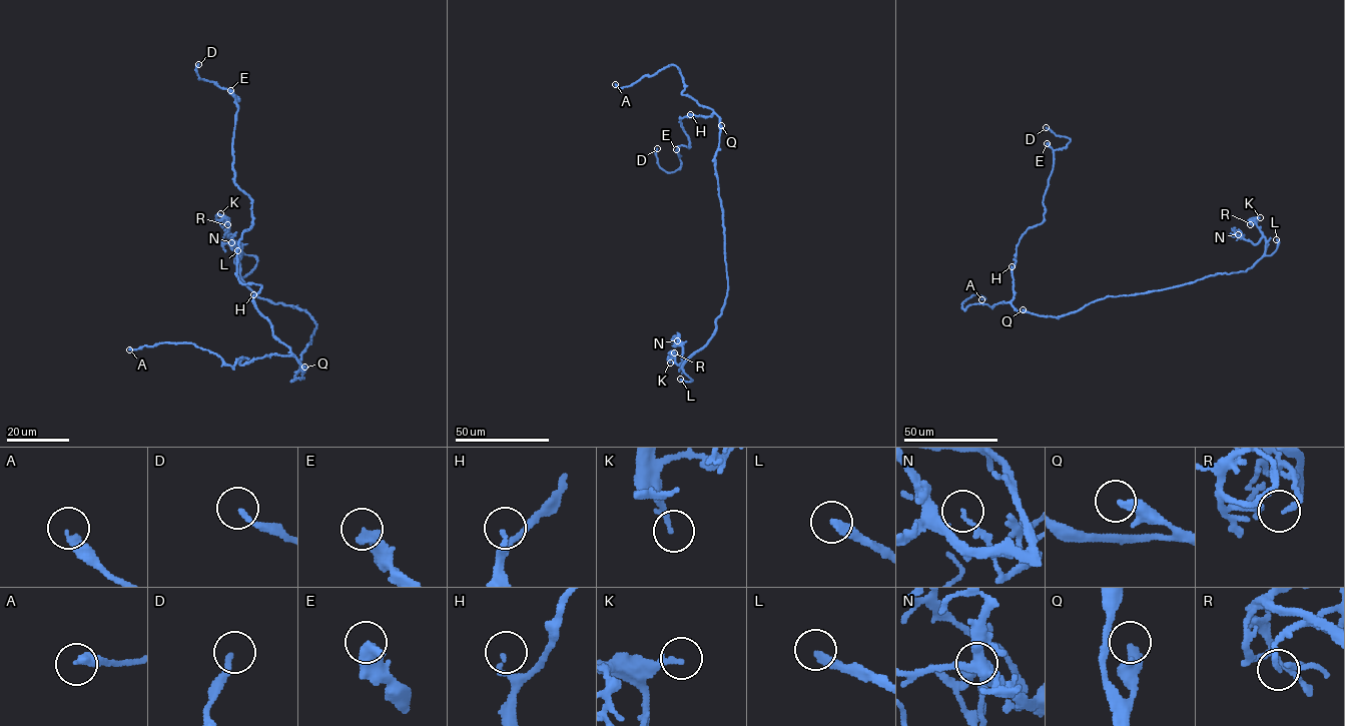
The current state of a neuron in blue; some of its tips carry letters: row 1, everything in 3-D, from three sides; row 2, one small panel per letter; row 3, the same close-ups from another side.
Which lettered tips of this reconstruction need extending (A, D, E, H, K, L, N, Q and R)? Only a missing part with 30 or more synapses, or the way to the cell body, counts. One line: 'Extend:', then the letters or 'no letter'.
Extend: A, L

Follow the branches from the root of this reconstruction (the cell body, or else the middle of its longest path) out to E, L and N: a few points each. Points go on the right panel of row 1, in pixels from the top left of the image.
E: (1053, 316), (1019, 311), (1011, 302), (1017, 245), (1028, 228), (1044, 220), (1043, 196), (1054, 164), (1047, 143)
L: (1053, 316), (1075, 312), (1109, 296), (1147, 293), (1217, 273), (1245, 271), (1276, 249), (1279, 242), (1276, 239)
N: (1053, 316), (1109, 296), (1245, 271), (1264, 253), (1265, 238), (1253, 243), (1238, 234)

